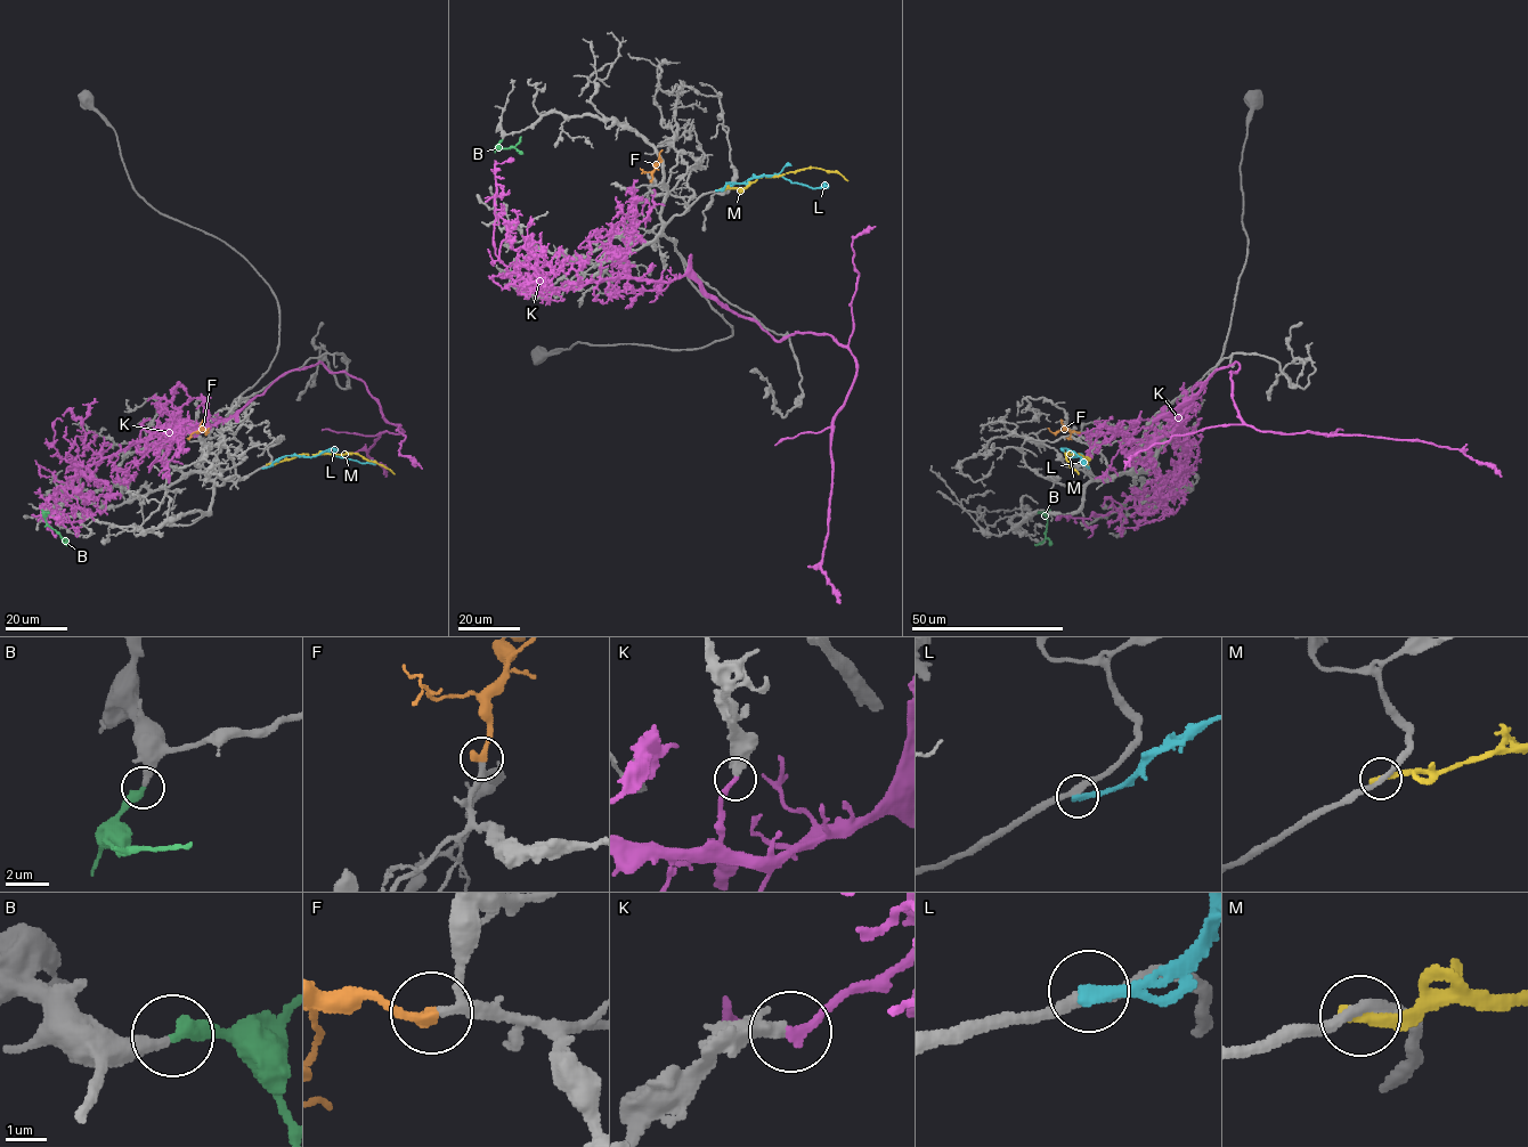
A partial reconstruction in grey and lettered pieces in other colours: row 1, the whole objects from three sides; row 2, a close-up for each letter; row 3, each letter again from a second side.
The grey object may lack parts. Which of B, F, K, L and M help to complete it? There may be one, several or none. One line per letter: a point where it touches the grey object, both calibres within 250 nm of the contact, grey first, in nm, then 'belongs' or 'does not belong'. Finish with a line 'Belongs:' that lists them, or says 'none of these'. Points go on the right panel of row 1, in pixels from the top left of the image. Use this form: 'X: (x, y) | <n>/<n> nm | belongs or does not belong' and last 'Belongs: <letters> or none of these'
B: (1038, 513) | 360/400 nm | belongs
F: (1079, 432) | 200/360 nm | belongs
K: (1168, 428) | 440/240 nm | does not belong
L: (1088, 468) | 280/320 nm | does not belong
M: (1087, 464) | 240/360 nm | does not belong
Belongs: B, F

